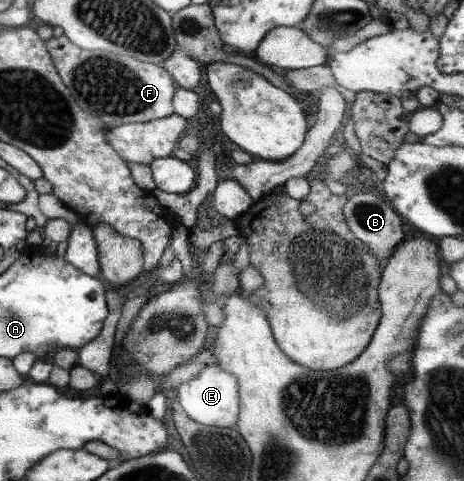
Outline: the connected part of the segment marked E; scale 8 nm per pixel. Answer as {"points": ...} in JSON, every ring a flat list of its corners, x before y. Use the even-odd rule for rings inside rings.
{"points":[[206,365,194,379,178,386,178,403,184,413,202,425,232,427,238,415,238,383,218,365]]}

